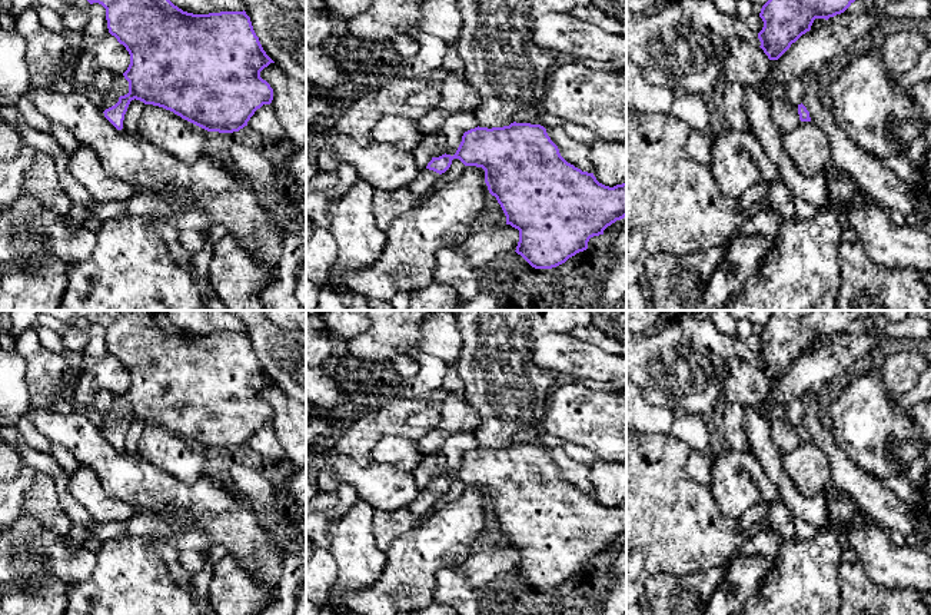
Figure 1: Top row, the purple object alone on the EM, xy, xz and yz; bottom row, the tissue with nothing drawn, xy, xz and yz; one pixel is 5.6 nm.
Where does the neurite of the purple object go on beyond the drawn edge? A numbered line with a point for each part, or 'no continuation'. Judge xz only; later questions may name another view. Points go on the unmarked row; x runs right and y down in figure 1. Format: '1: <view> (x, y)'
1: xz (426, 501)

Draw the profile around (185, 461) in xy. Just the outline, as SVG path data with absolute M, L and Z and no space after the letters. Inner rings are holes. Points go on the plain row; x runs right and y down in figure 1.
M144 425L137 453L184 483L196 482L212 466L207 451L153 425Z

